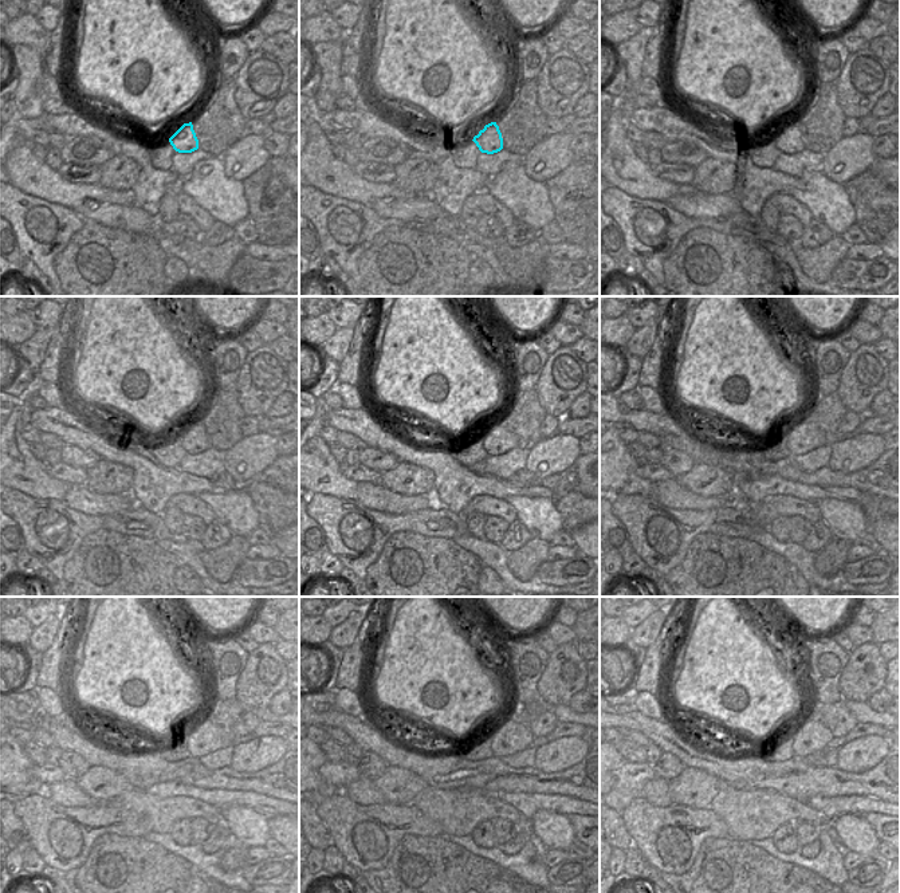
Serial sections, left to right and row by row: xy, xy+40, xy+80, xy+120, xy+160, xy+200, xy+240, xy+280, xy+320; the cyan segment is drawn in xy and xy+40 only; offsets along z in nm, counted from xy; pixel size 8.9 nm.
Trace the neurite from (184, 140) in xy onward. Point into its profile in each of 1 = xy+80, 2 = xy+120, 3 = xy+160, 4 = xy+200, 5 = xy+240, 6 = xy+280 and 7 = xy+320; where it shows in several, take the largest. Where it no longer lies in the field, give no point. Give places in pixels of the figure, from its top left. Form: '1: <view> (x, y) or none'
1: xy+80 (789, 140)
2: xy+120 (193, 439)
3: xy+160 (498, 440)
4: xy+200 (804, 436)
5: xy+240 (207, 736)
6: xy+280 (511, 735)
7: xy+320 (810, 738)

